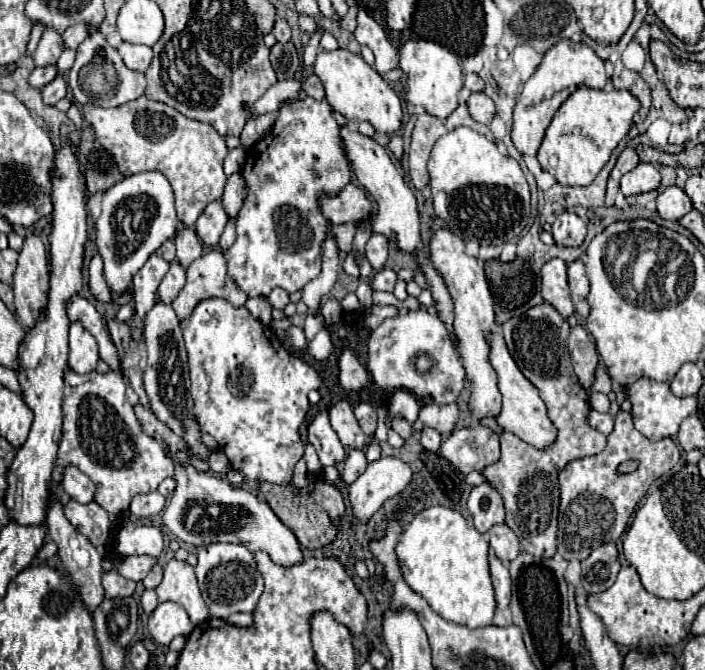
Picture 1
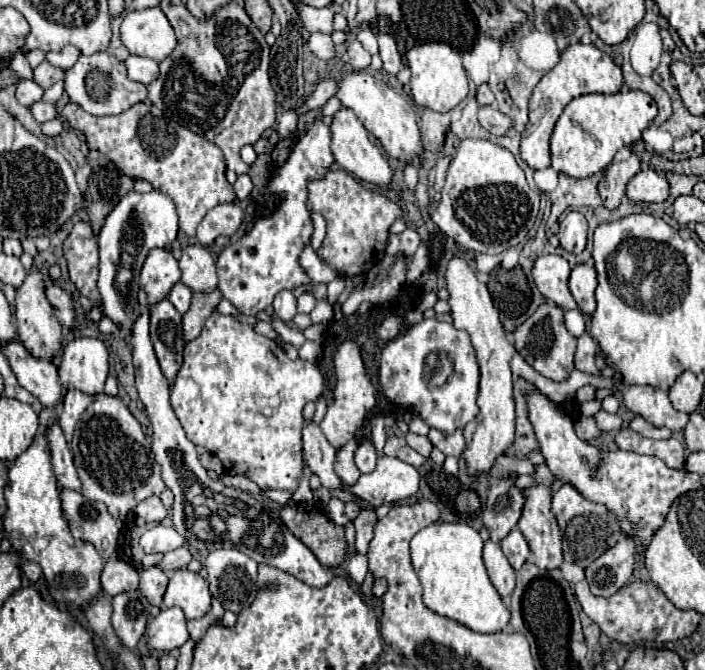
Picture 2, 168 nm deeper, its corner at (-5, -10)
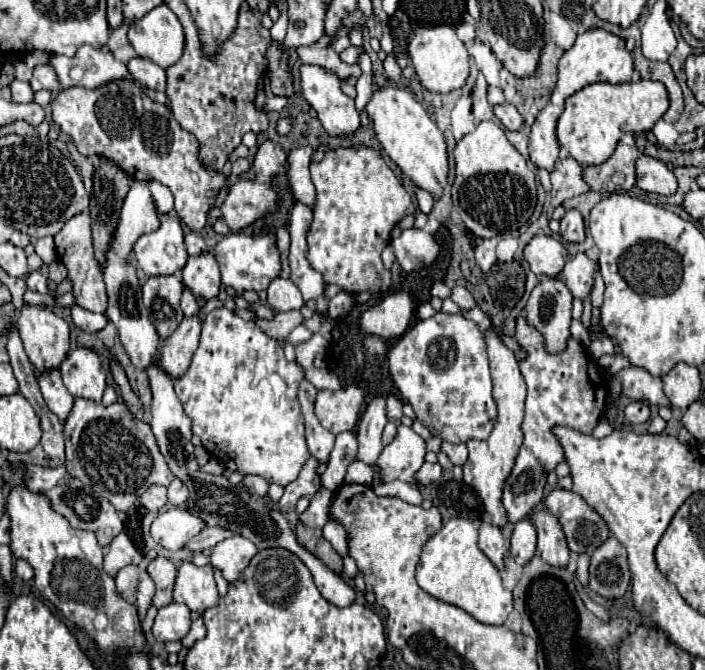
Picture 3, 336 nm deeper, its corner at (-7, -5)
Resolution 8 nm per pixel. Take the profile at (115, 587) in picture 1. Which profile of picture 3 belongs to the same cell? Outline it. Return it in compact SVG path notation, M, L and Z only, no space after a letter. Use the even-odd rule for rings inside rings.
M119 533L105 553L105 573L109 577L115 577L123 565L139 565L143 555L135 549L133 541L127 537L127 533Z

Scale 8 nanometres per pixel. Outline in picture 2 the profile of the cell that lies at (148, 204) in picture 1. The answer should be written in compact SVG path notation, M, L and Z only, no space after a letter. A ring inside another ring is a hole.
M153 190L149 194L129 192L105 218L99 232L99 278L97 288L103 300L103 312L121 330L131 334L135 320L141 316L137 302L139 292L139 270L145 262L145 254L153 246L169 246L177 238L177 212L167 194ZM129 268L129 270L123 270Z

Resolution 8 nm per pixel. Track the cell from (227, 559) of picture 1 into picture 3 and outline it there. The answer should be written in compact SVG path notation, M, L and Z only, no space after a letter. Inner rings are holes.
M235 535L213 547L211 567L219 569L229 585L235 585L239 581L243 569L255 557L255 553L257 553L257 547L251 541Z

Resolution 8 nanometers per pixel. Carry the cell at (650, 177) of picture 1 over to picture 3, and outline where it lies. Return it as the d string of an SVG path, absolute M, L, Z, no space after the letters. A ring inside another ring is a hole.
M641 155L637 159L637 183L639 189L647 193L657 193L657 195L673 195L677 191L677 179L673 171L647 155Z

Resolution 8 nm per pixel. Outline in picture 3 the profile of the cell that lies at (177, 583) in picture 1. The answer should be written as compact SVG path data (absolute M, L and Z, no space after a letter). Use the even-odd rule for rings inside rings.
M185 561L177 571L173 601L185 603L191 611L197 613L215 607L219 601L219 593L217 593L211 565L197 567L191 561Z

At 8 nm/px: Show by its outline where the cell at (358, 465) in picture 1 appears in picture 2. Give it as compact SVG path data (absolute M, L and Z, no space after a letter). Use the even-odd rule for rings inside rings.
M363 442L363 444L357 448L357 452L355 452L355 464L357 464L357 468L359 468L363 474L367 474L369 470L373 470L377 458L379 458L379 456L377 456L377 450L375 450L373 442Z

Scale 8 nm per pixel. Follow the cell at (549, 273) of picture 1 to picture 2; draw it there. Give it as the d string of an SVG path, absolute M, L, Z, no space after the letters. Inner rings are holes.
M547 254L547 256L539 256L533 262L533 282L539 288L539 292L553 304L565 308L565 310L573 310L577 308L569 286L567 286L567 278L569 278L569 262L563 256L557 254Z

